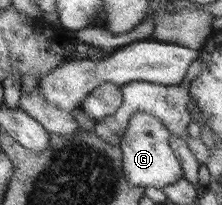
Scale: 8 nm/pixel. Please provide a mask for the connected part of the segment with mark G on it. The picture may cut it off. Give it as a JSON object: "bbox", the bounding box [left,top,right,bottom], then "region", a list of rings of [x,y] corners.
{"bbox":[119,112,184,189],"region":[[[135,112],[123,133],[119,147],[122,152],[124,178],[129,184],[163,189],[184,176],[178,158],[170,147],[170,132],[163,129],[162,120],[148,112]]]}

